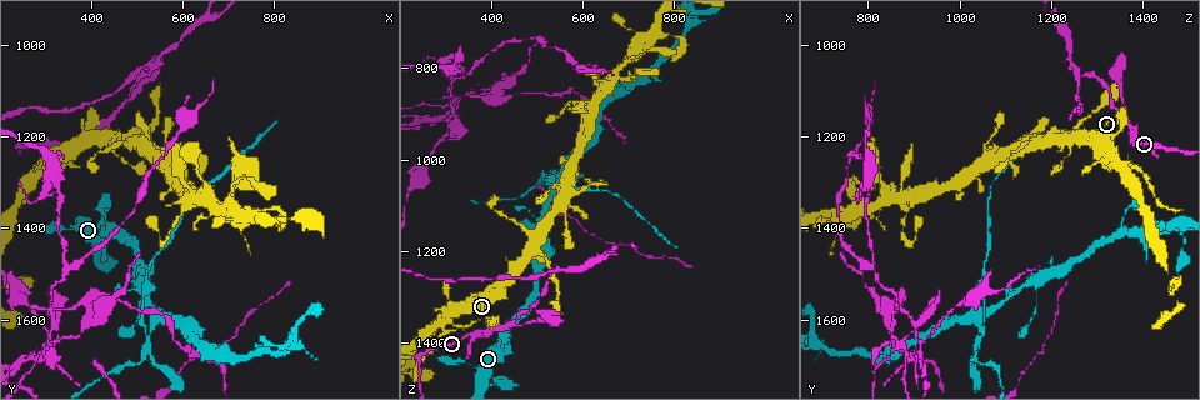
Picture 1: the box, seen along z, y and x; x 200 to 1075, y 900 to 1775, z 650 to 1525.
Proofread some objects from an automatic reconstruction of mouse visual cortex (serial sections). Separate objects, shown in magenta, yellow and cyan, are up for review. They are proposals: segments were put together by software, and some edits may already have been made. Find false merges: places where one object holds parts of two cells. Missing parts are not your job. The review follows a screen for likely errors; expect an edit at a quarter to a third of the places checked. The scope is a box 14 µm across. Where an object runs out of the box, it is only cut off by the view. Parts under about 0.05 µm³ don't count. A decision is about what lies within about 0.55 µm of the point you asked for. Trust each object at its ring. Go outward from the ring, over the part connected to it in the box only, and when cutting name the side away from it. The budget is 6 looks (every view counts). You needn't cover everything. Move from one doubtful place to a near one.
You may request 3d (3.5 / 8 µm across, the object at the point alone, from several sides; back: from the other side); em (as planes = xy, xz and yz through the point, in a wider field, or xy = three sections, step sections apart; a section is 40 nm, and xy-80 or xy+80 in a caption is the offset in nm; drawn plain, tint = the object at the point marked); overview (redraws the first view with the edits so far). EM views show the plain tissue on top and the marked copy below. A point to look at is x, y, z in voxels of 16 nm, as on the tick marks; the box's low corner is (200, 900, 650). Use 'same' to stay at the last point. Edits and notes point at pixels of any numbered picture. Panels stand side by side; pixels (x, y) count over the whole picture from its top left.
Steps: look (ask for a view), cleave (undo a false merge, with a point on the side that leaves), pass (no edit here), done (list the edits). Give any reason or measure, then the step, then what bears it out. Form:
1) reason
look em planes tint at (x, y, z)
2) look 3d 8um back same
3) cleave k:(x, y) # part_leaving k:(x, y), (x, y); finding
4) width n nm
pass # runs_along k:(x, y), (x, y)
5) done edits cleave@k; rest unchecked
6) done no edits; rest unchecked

a fork
look 3d 3.5um back at (295, 1270, 1350)

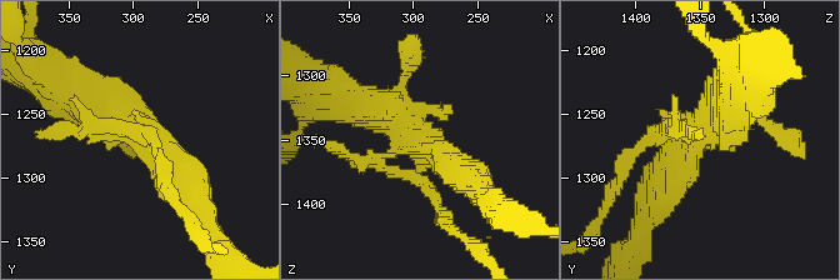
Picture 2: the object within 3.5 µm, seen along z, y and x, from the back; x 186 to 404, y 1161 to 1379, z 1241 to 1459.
look em xy step 2 tint same

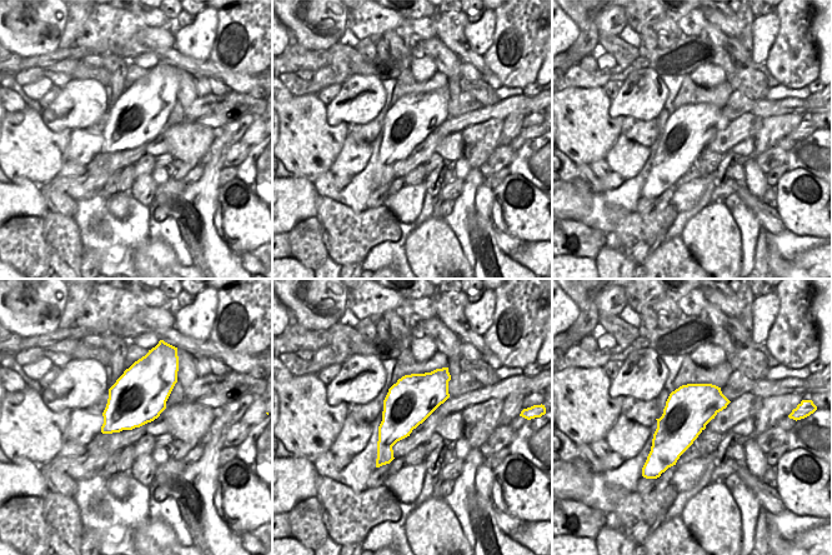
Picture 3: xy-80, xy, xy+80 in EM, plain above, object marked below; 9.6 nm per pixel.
cleave 2:(43, 134) # part_leaving 2:(666, 129), (624, 163), (601, 216); a second cell is stuck on

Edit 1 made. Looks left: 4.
narrows sharply
look 3d 8um at (635, 1270, 830)

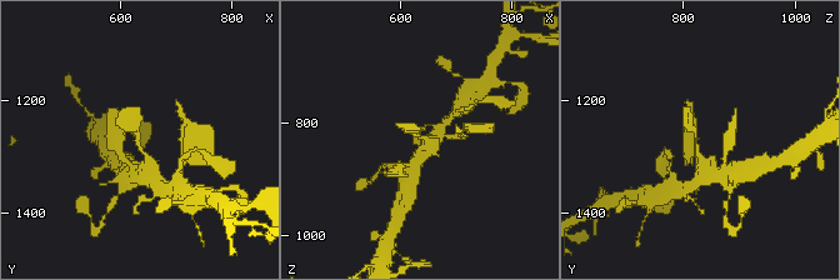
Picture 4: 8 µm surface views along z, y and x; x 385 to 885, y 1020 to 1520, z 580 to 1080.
now the EM
look em planes tint at (630, 1265, 825)

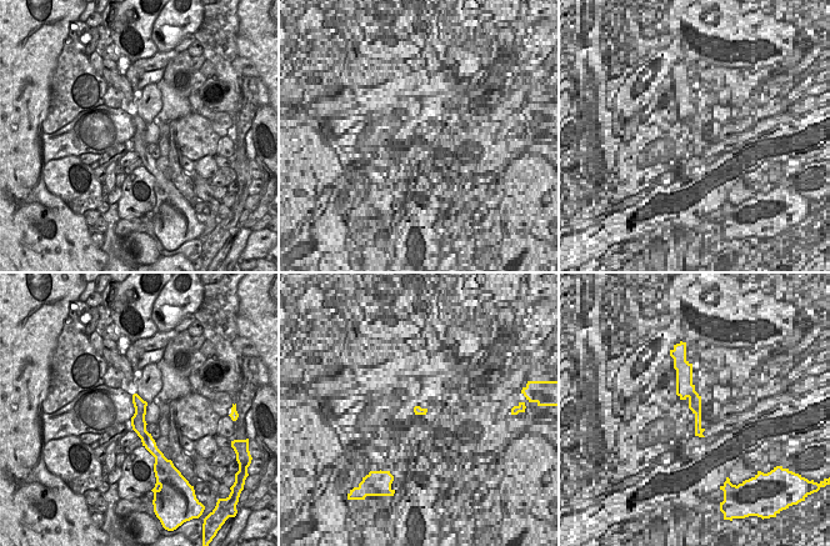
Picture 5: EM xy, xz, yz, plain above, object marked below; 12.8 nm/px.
pass # continuous, no second cell

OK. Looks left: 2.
thin neck
look em xy step 2 tint at (535, 1210, 1060)

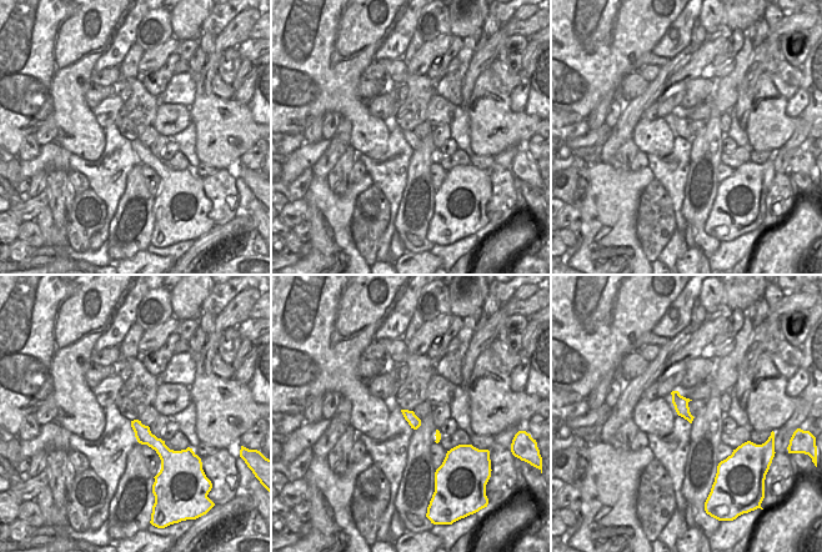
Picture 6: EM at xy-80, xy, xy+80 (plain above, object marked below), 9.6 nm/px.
look 3d 3.5um same

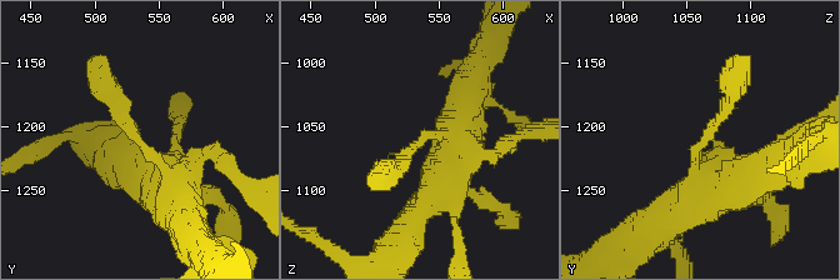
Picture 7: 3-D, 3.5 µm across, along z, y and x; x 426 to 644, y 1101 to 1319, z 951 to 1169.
width 120 nm
pass # runs_along 7:(174, 194), (96, 71); continuous, no second cell

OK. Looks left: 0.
done edits cleave@2; rest unchecked

